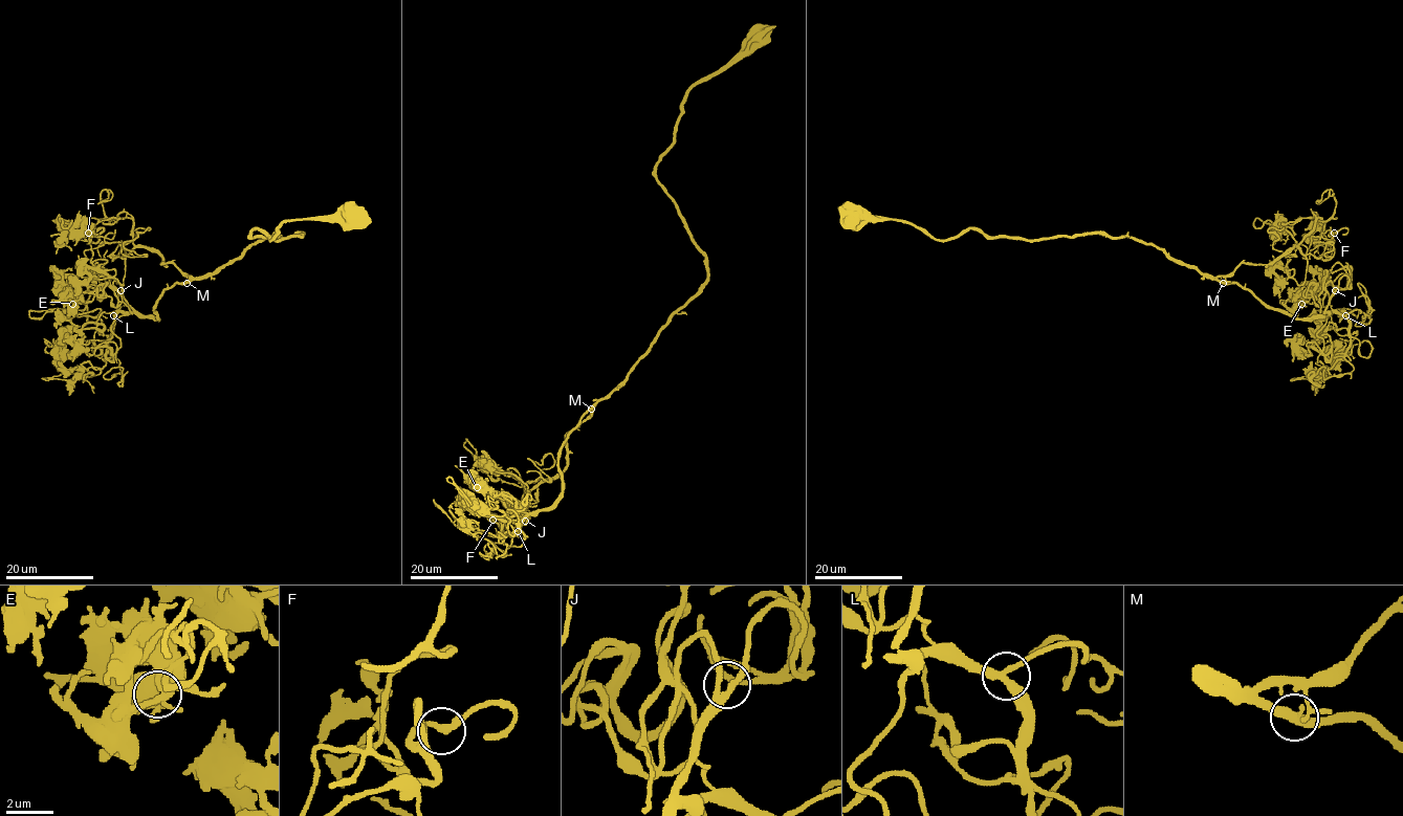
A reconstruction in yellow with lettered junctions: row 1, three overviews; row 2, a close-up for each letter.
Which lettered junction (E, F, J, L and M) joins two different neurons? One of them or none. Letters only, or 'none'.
none

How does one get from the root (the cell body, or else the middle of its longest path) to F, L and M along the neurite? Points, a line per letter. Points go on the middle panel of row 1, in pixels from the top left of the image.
F: (758, 38), (688, 91), (657, 163), (706, 283), (567, 435), (538, 501), (498, 523), (487, 505), (492, 521)
L: (758, 38), (688, 91), (657, 163), (706, 283), (584, 414), (558, 459), (562, 493), (518, 531)
M: (758, 38), (688, 91), (675, 141), (657, 163), (658, 183), (705, 258), (706, 283), (591, 409)

